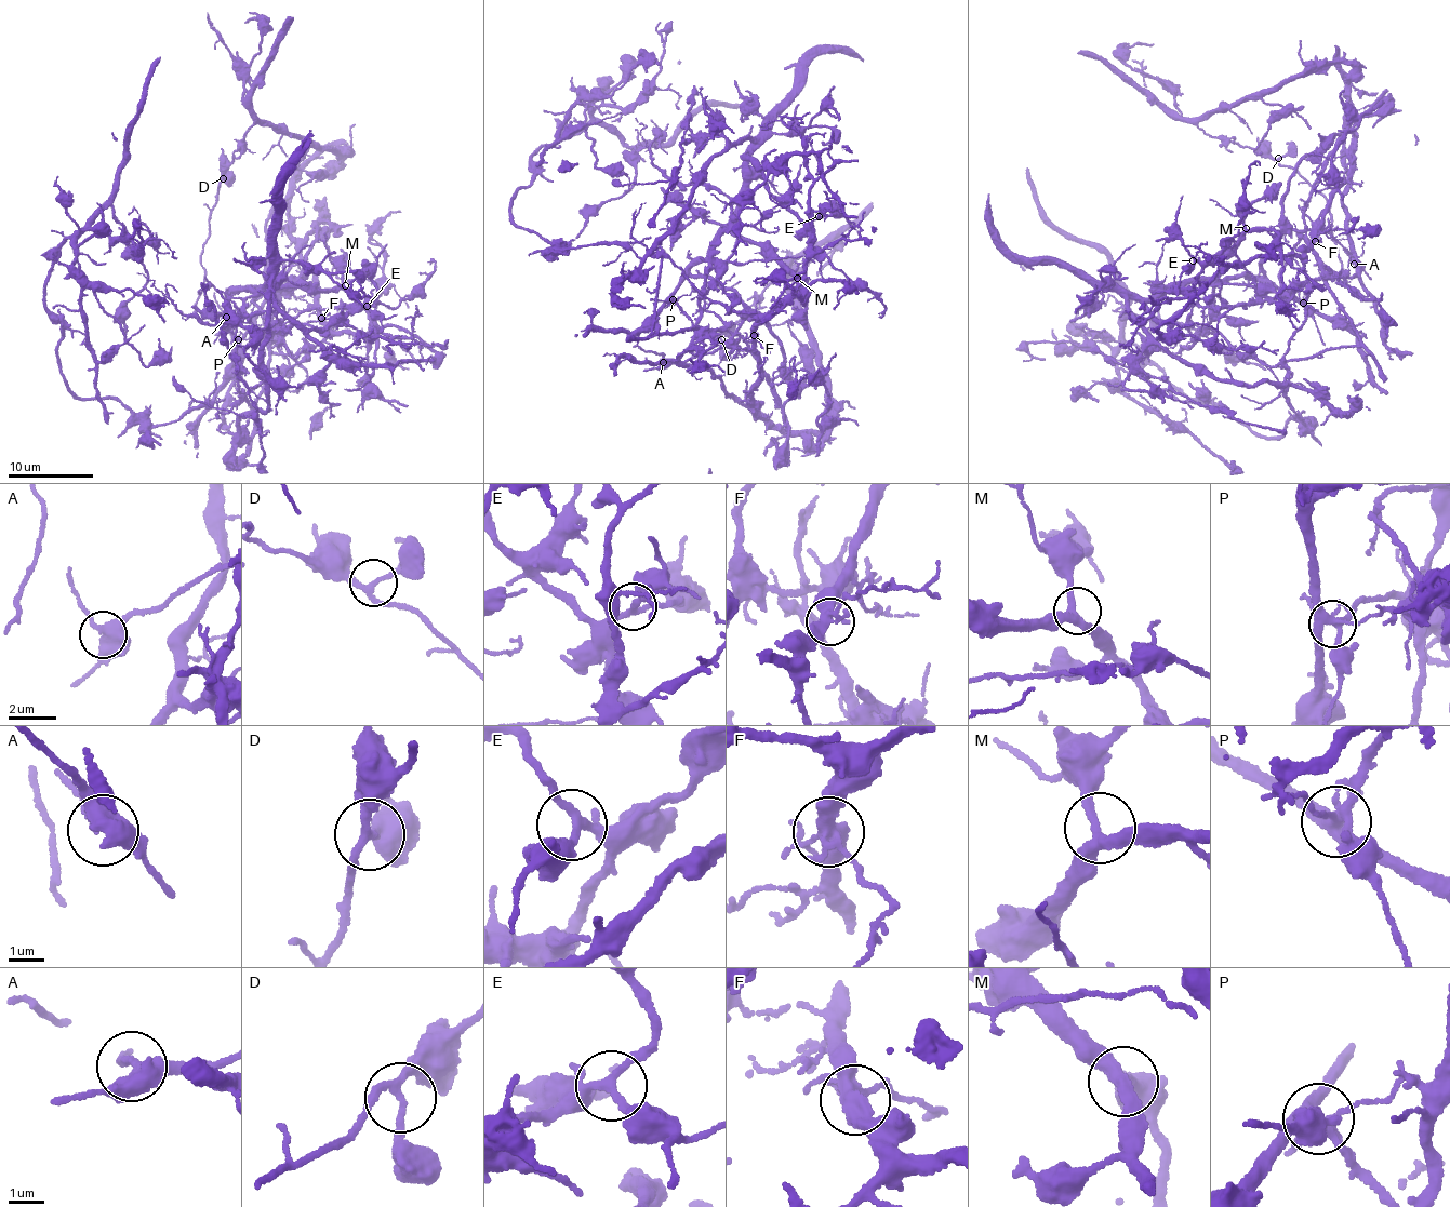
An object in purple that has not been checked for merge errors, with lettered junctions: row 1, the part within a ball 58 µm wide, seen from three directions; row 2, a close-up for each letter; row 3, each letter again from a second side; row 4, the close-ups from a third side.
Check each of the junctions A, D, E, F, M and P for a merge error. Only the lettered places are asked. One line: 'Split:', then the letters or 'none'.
Split: P

